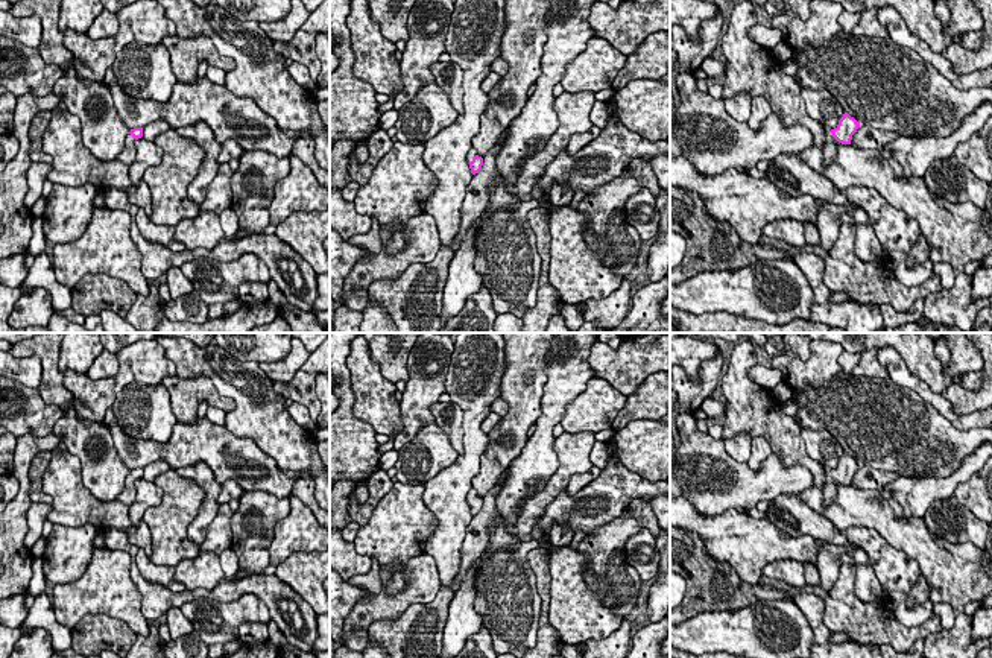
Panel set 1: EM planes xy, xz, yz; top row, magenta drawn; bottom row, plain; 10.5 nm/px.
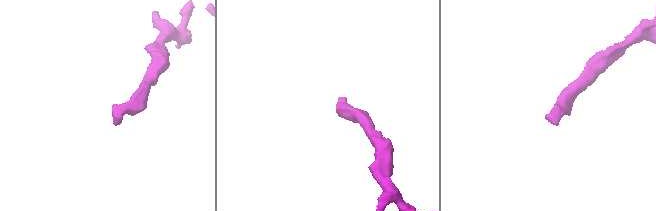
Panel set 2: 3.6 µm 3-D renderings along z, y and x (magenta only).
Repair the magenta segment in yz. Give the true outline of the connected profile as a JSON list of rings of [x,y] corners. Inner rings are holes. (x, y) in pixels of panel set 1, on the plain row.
[[[848,453],[839,460],[839,465],[826,473],[826,485],[823,489],[823,506],[828,506],[837,498],[837,483],[851,485],[852,476],[860,468],[860,463]]]

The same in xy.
[[[143,468],[131,470],[129,476],[125,480],[125,489],[117,495],[115,500],[122,501],[129,508],[135,501],[137,489],[135,482],[143,477]]]

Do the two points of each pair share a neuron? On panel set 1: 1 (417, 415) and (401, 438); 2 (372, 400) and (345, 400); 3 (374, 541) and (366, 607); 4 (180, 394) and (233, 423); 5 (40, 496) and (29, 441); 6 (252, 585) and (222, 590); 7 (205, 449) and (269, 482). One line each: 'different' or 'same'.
1: same
2: different
3: different
4: different
5: different
6: same
7: same

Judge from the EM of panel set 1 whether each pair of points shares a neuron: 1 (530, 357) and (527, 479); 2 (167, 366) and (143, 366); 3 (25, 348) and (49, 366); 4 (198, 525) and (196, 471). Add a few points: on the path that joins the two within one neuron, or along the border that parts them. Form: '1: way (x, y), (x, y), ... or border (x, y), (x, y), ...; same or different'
1: border (529, 436), (521, 453), (509, 467); different
2: way (161, 366), (149, 366); same
3: way (32, 348), (37, 348), (47, 359); same
4: way (208, 511), (210, 485); same

